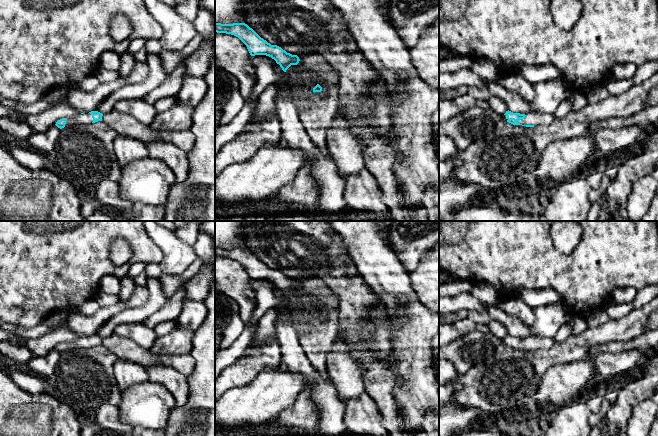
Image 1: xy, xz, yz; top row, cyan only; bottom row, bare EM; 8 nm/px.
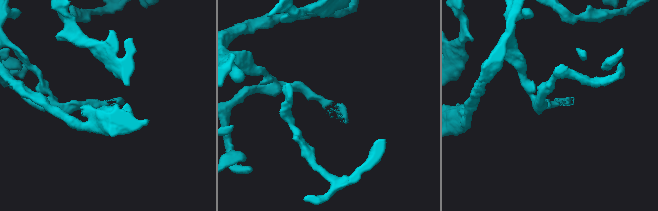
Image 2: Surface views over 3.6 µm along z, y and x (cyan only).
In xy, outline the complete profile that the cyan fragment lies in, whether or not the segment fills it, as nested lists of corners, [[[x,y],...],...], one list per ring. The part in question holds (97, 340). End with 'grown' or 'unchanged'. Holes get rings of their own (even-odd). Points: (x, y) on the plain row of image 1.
[[[91,335],[89,337],[81,337],[72,342],[62,342],[56,346],[56,350],[60,353],[64,351],[72,351],[76,349],[90,348],[102,345],[103,338],[98,335]]]; grown

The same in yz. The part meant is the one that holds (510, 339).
[[[508,334],[502,340],[502,343],[506,344],[507,346],[513,349],[534,351],[540,348],[544,348],[544,349],[551,348],[556,343],[556,341],[554,338],[545,338],[534,334],[531,334],[526,338],[513,337]]]; grown

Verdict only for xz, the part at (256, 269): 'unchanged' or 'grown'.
grown

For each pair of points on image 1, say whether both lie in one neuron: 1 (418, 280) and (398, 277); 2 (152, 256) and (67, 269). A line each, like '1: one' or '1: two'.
1: two
2: one

